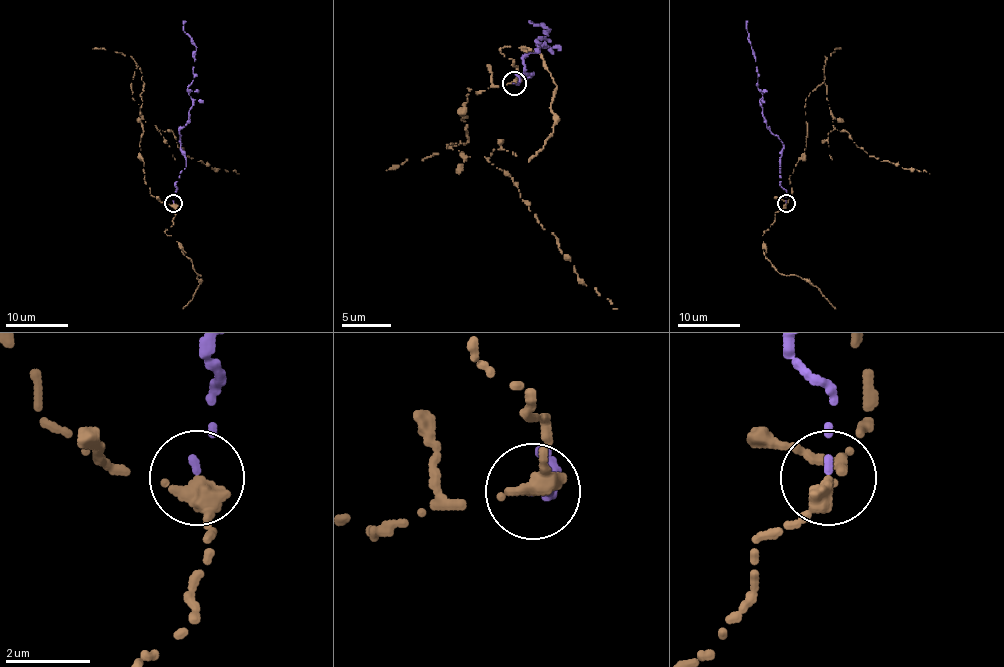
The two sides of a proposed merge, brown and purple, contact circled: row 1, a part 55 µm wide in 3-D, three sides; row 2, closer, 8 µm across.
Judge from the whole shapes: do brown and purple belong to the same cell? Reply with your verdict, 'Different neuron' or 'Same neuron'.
Different neuron

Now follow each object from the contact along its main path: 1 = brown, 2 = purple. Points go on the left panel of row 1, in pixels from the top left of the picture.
1: (174, 203), (157, 200), (144, 179), (138, 65), (132, 98), (141, 115), (172, 131), (186, 156), (239, 173)
2: (174, 203), (186, 167), (180, 131), (192, 104), (188, 86), (196, 45), (185, 20)

